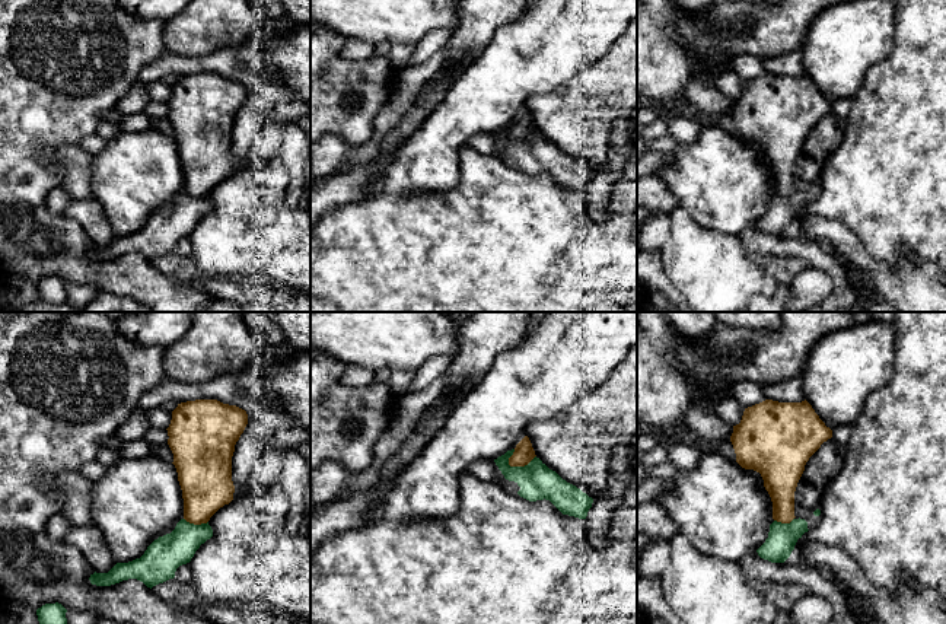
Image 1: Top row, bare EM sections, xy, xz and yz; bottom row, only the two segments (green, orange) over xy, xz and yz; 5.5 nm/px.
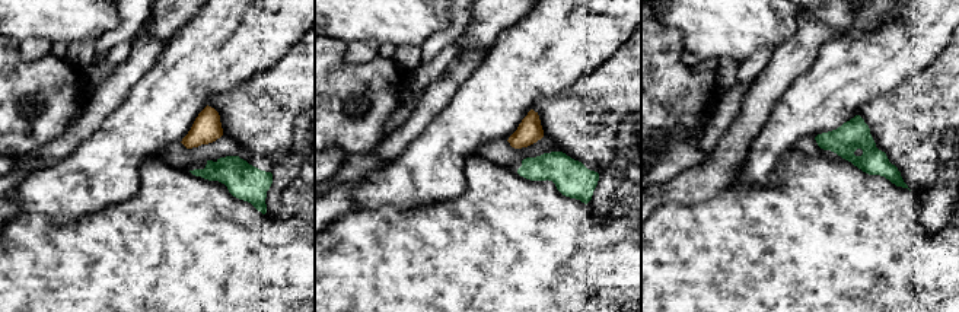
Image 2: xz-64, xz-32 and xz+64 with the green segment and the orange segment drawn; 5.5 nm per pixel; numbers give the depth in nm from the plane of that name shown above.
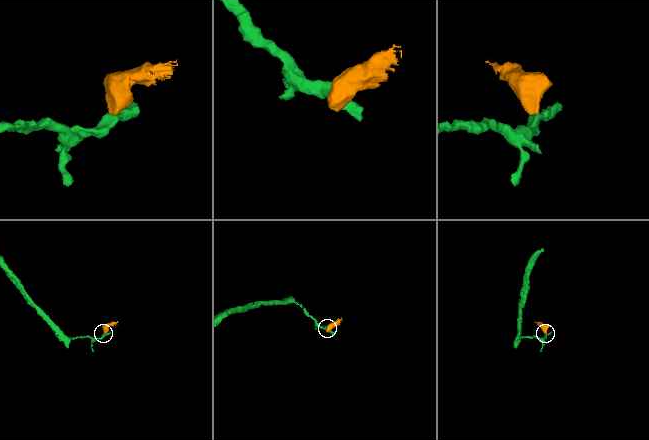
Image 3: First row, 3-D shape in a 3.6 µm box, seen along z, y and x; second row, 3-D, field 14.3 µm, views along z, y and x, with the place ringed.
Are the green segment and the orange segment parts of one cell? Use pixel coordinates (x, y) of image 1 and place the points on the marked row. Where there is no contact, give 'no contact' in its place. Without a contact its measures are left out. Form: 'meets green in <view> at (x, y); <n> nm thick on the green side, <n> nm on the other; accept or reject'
meets green in xz at (521, 467); 200 nm thick on the green side, 110 nm on the other; reject

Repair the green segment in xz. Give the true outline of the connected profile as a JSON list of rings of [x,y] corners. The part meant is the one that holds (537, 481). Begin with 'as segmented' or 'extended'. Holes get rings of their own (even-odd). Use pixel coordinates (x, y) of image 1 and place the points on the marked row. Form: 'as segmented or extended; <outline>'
extended; [[[515,449],[494,459],[504,475],[503,488],[529,502],[550,500],[563,515],[586,519],[593,499],[576,485],[563,480],[550,469],[539,458],[533,458],[525,467],[510,467],[509,458]]]

